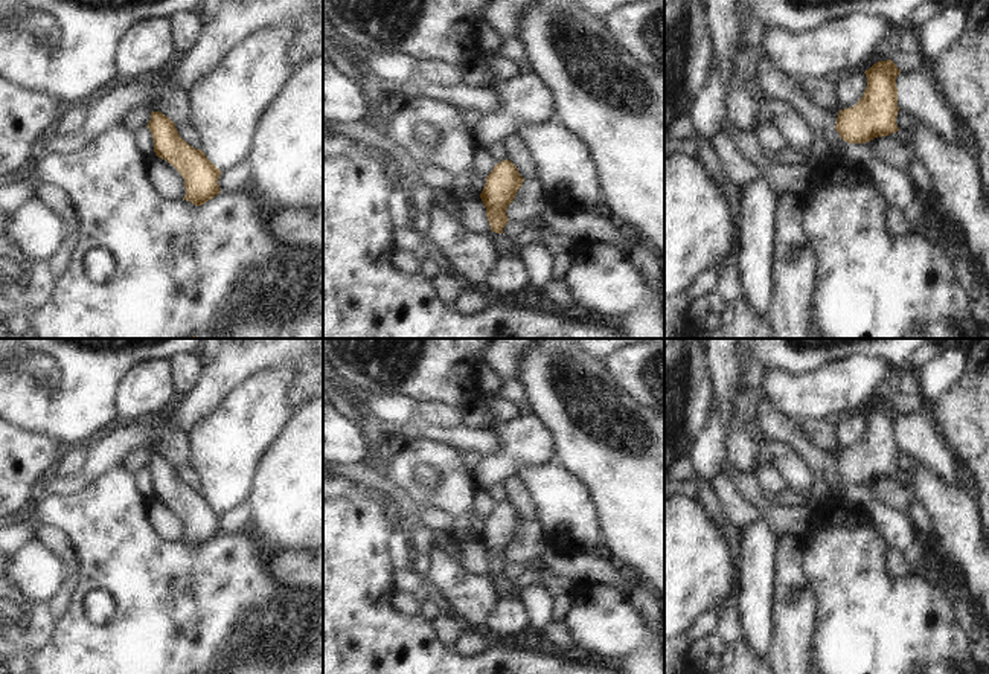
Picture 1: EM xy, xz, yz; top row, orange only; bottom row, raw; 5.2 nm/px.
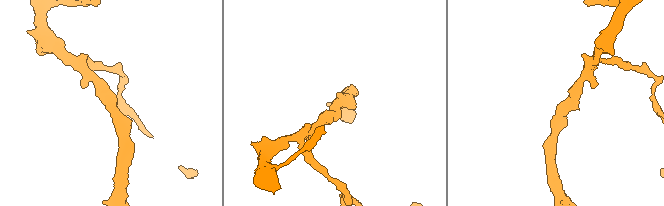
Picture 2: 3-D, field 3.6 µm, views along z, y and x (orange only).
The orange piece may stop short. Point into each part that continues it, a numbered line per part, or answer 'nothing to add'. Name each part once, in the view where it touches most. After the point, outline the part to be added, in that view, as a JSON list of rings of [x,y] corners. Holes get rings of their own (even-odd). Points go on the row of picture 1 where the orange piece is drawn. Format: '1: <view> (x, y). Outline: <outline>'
nothing to add

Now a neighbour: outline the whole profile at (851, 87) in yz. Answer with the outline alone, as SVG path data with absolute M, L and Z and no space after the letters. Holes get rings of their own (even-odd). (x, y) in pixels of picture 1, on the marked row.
M863 70L844 73L837 79L837 102L840 110L850 108L858 104L867 87L867 78Z

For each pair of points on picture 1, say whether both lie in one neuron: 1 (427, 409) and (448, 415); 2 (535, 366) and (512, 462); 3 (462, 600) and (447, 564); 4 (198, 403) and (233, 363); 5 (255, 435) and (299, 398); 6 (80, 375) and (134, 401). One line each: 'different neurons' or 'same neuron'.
1: same neuron
2: different neurons
3: same neuron
4: same neuron
5: different neurons
6: different neurons

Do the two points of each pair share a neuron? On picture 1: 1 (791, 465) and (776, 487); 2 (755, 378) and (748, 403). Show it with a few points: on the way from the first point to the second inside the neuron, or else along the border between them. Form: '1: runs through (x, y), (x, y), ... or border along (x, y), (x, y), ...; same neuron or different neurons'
1: border along (758, 462), (762, 459), (768, 461), (790, 487); different neurons
2: runs through (753, 385), (748, 397); same neuron

